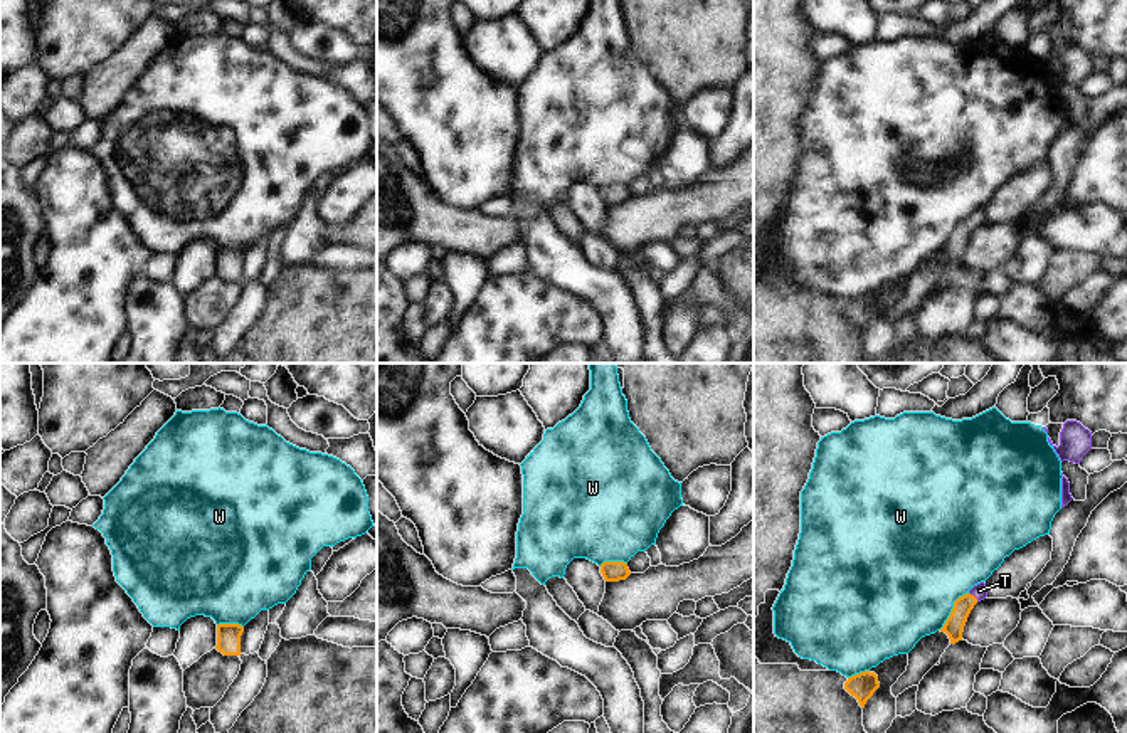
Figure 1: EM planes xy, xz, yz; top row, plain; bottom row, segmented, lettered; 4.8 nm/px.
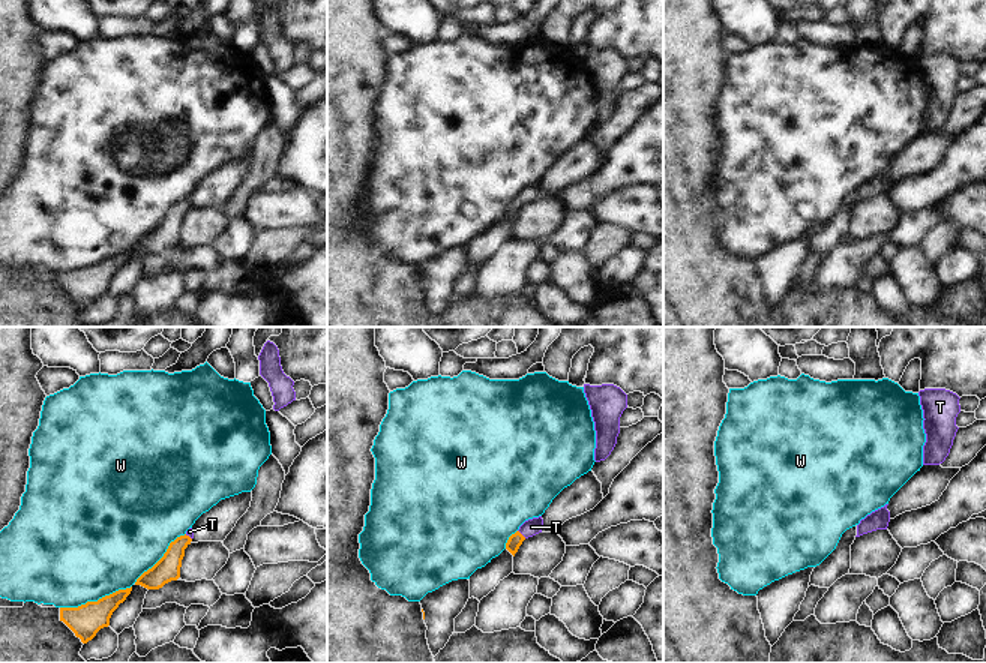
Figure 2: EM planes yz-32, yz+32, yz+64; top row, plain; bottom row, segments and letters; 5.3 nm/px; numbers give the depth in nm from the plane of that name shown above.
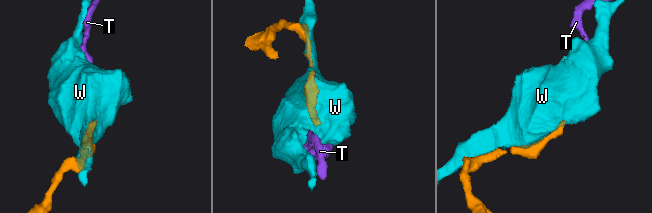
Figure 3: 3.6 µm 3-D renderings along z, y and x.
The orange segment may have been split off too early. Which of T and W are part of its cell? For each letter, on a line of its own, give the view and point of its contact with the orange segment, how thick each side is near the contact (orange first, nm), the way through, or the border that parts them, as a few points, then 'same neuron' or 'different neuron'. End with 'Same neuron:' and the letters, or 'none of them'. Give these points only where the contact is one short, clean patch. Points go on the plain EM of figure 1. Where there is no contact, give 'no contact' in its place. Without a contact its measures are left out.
T: meets orange in yz at (974, 221); 100 nm thick on the orange side, 70 nm on the other; runs through yz (954, 249), (959, 236), (974, 221), (979, 214); same neuron
W: meets orange in yz at (952, 232); 100 nm thick on the orange side, 480 nm on the other; different neuron
Same neuron: T

